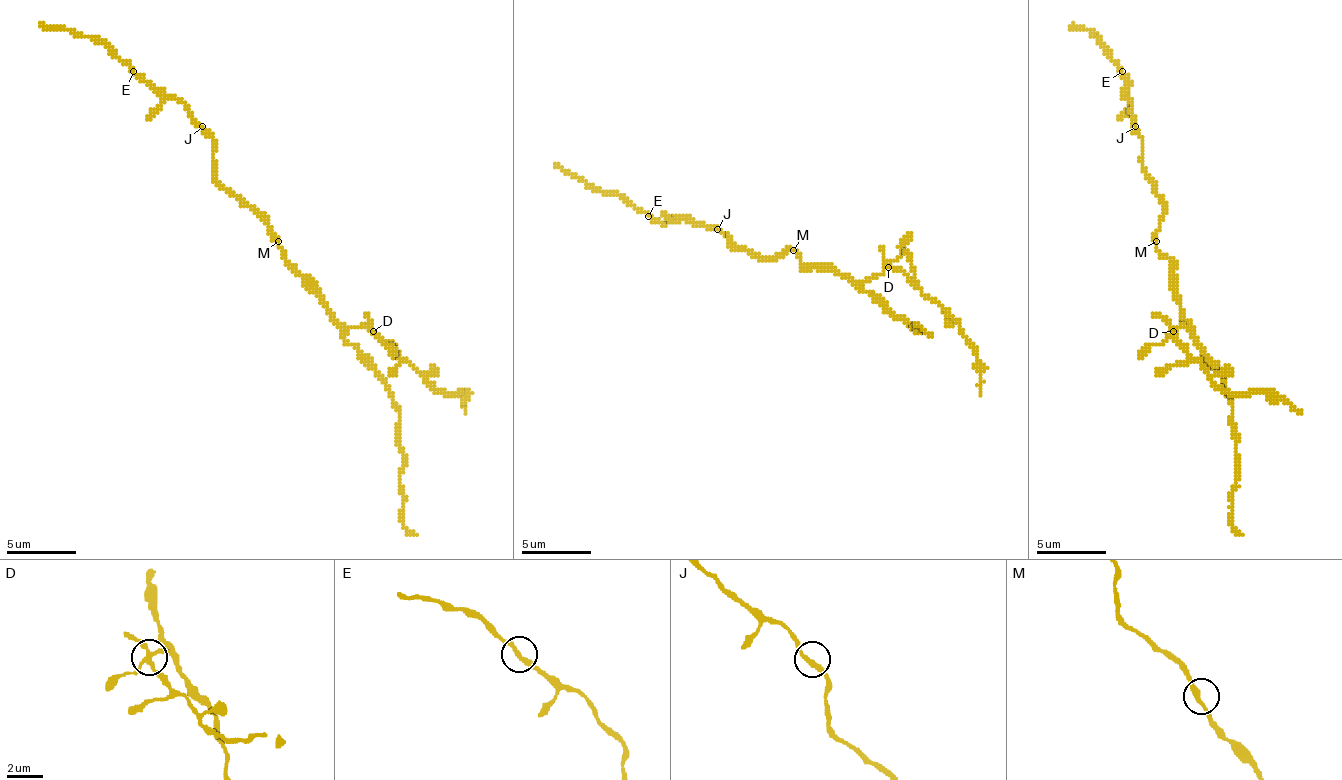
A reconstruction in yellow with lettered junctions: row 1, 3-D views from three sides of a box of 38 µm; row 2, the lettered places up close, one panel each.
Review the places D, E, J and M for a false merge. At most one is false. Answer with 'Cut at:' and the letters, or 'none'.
Cut at: D

